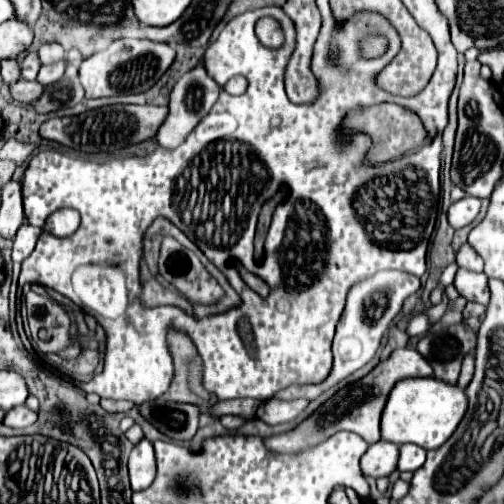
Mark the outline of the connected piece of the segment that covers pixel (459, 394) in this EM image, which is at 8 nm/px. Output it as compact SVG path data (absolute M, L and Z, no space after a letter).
M432 376L428 378L404 378L392 388L382 412L382 440L392 444L416 444L424 450L440 448L460 424L468 406L468 398L462 388L450 386Z

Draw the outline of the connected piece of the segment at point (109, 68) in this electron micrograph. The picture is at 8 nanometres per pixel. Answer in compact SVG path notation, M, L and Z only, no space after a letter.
M122 38L112 42L106 50L92 54L80 66L80 82L86 90L86 98L104 98L116 94L140 94L150 90L160 76L170 68L174 62L174 48L168 44L158 44L152 40L134 40Z

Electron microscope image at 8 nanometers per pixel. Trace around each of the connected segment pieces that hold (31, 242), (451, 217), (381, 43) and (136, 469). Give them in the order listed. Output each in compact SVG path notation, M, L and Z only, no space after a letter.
M22 224L16 238L14 238L14 248L12 248L12 260L22 262L26 256L32 254L38 236L42 234L40 228L34 228L30 224Z
M466 196L448 208L448 224L454 226L456 230L464 228L464 226L472 224L472 220L478 216L478 212L480 212L480 200L474 196Z
M366 38L362 42L362 54L366 58L374 58L386 52L386 40L384 38Z
M142 440L134 446L132 454L130 454L130 462L128 462L128 470L130 470L130 482L132 482L132 490L140 492L146 490L156 476L156 458L154 458L154 448L150 440Z

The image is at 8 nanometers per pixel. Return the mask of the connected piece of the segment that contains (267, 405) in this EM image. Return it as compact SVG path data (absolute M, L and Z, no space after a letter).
M298 398L298 400L268 400L258 408L258 418L266 424L282 424L282 422L290 422L292 418L296 418L304 408L306 408L308 400Z

